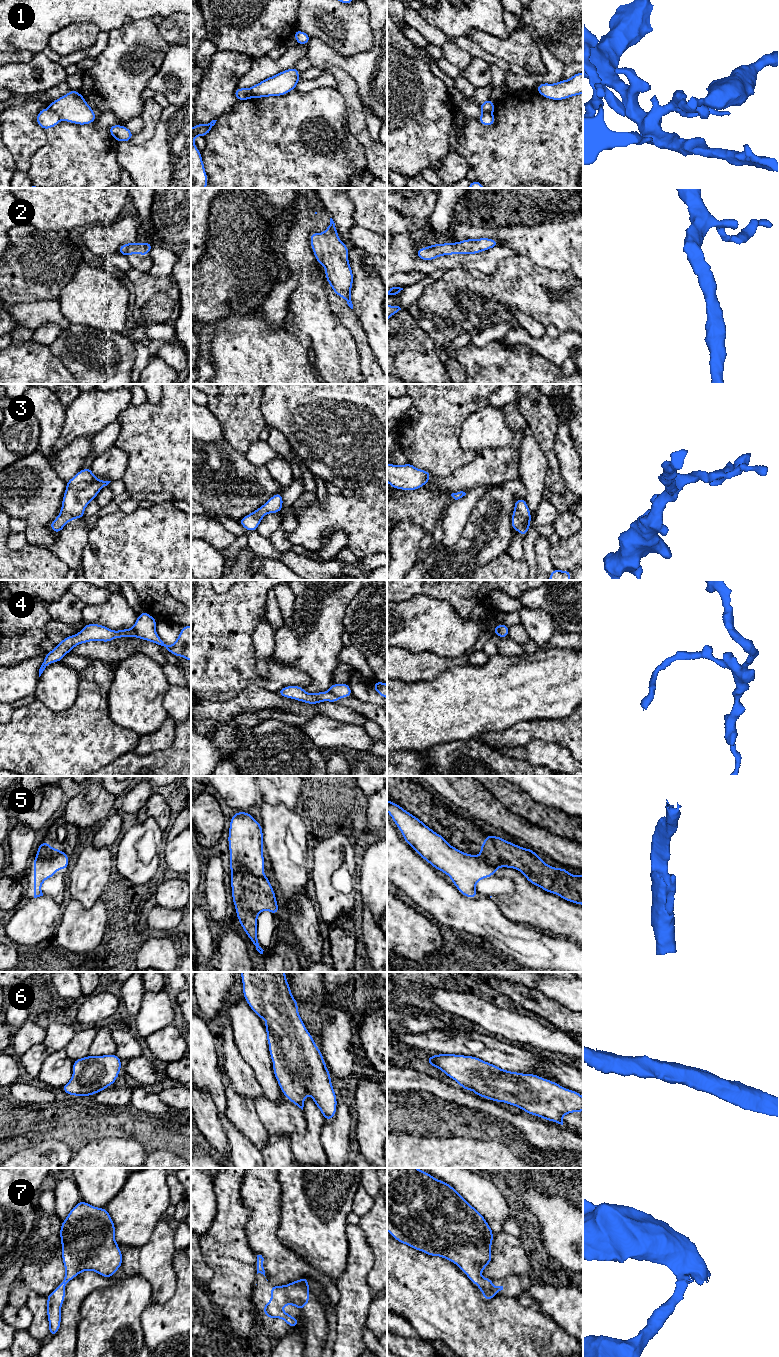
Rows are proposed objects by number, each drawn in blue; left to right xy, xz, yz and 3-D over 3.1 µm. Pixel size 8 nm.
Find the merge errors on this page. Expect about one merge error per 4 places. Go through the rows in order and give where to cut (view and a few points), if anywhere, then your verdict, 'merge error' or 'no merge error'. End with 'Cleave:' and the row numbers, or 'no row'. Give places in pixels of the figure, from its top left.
1: cut xy (49, 107), (61, 119); merge error
2: cut none; no merge error
3: cut none; no merge error
4: cut xz (329, 690), (339, 697); merge error
5: cut xz (231, 873), (249, 871), (255, 875), (263, 876); merge error
6: cut none; no merge error
7: cut none; no merge error
Cleave: 1, 4, 5

